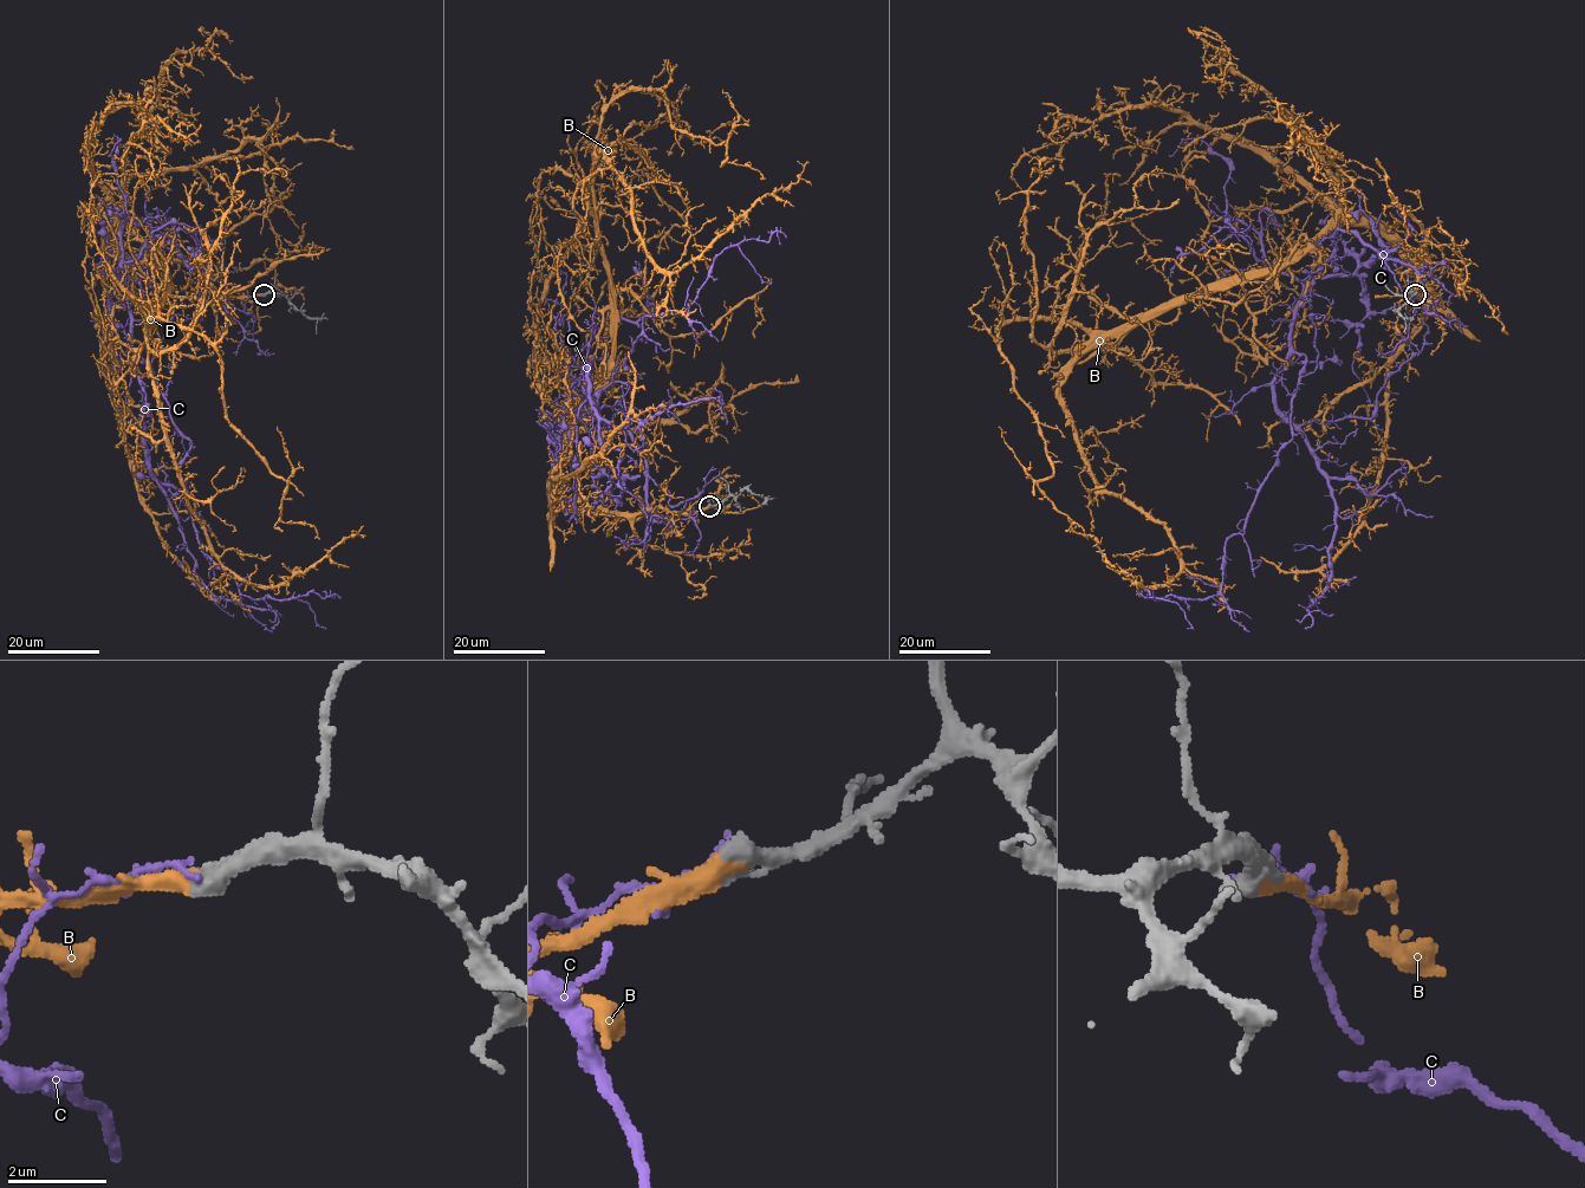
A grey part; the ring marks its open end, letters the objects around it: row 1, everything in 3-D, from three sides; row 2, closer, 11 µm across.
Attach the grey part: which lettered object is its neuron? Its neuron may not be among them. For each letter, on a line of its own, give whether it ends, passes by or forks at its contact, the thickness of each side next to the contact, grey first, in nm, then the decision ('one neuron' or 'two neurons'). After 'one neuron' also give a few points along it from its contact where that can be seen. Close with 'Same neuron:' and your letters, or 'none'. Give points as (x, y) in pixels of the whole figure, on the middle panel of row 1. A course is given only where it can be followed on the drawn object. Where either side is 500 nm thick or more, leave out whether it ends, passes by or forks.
B: 500/440 nm | one neuron | via (709, 506), (572, 511), (553, 485), (611, 361), (593, 168), (602, 151), (645, 252), (679, 271), (809, 161)
C: 500/130 nm | two neurons
Same neuron: B

